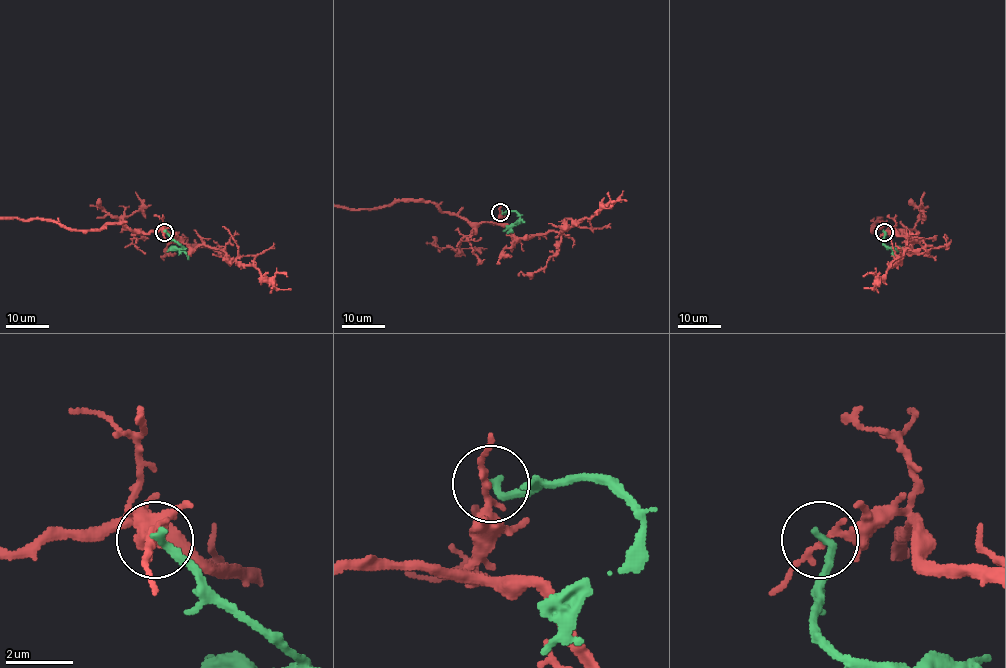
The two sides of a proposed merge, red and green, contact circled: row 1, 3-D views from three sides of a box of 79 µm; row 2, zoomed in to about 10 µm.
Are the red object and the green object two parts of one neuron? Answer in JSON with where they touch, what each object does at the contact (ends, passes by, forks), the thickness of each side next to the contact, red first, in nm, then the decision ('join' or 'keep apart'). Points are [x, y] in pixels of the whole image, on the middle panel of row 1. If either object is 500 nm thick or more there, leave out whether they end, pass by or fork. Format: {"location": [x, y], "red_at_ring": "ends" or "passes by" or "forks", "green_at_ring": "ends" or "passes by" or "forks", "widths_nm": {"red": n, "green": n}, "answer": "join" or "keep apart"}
{"location": [500, 212], "red_at_ring": "passes by", "green_at_ring": "ends", "widths_nm": {"red": 190, "green": 240}, "answer": "keep apart"}

